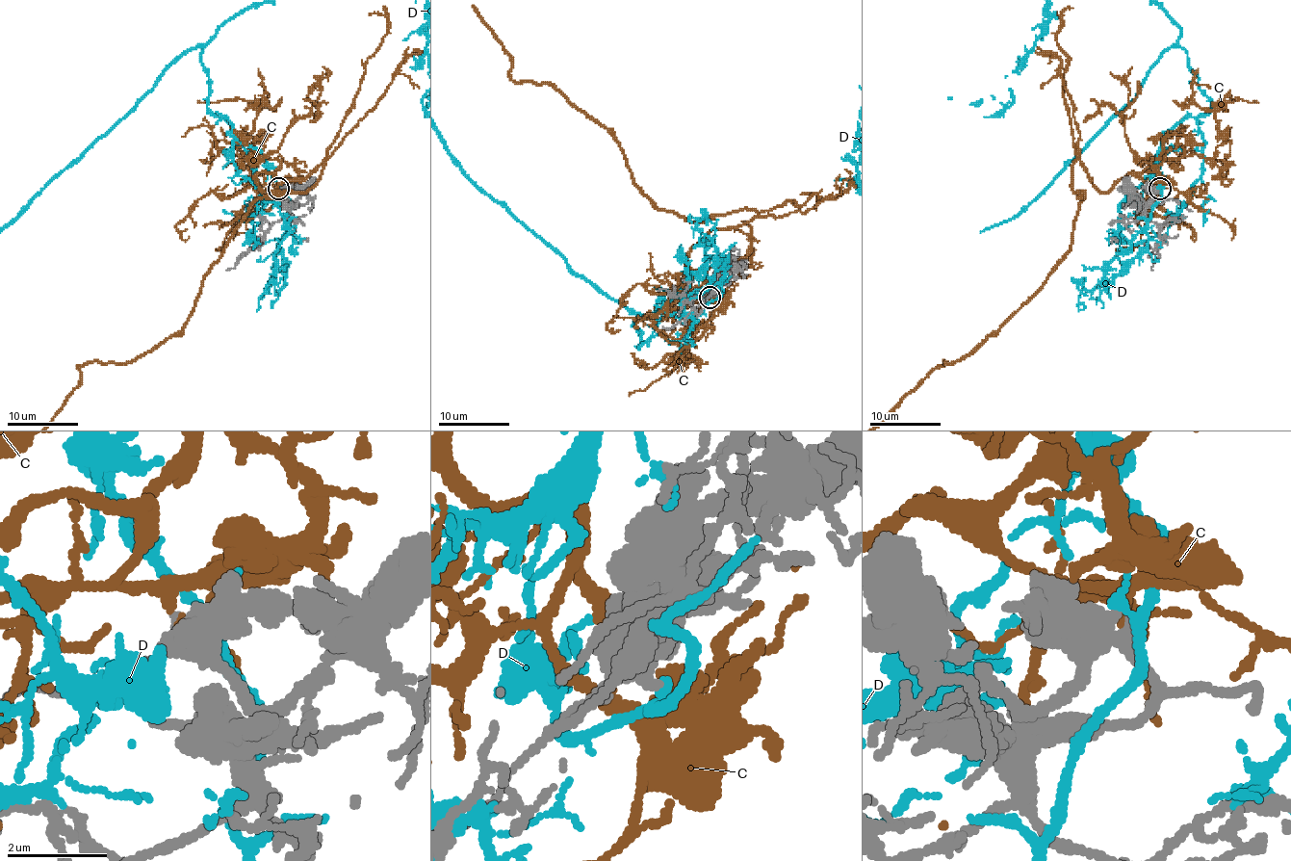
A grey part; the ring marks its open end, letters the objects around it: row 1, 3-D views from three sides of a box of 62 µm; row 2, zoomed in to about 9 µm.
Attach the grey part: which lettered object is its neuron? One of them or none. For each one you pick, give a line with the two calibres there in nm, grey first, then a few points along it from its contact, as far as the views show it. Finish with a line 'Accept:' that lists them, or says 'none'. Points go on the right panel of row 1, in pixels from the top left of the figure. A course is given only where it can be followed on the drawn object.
C: 340/130 nm
Accept: C

